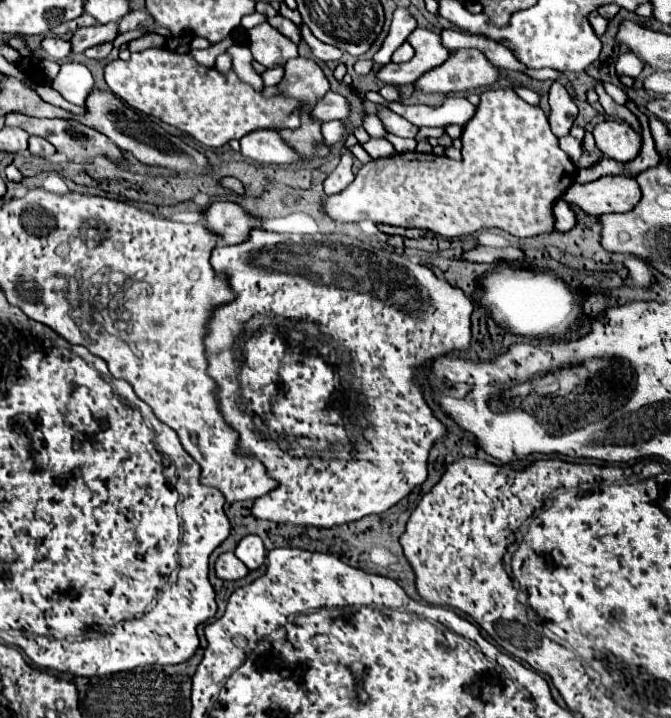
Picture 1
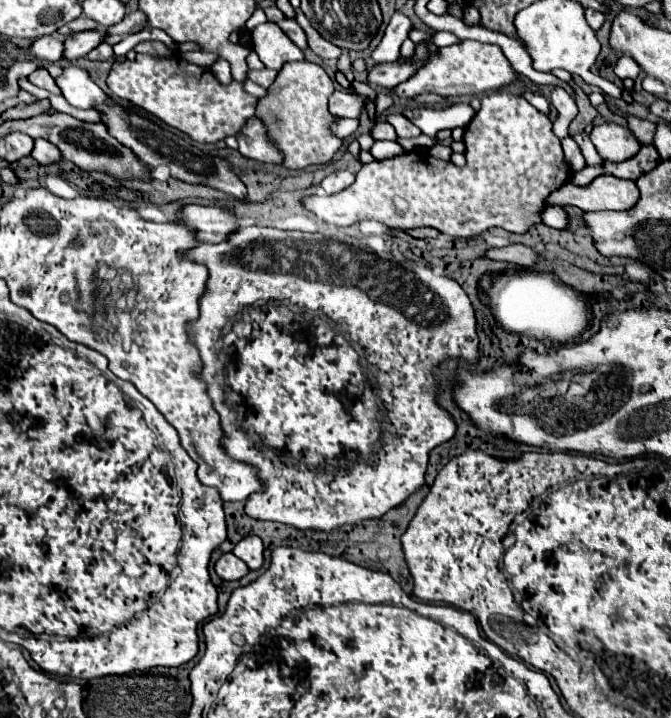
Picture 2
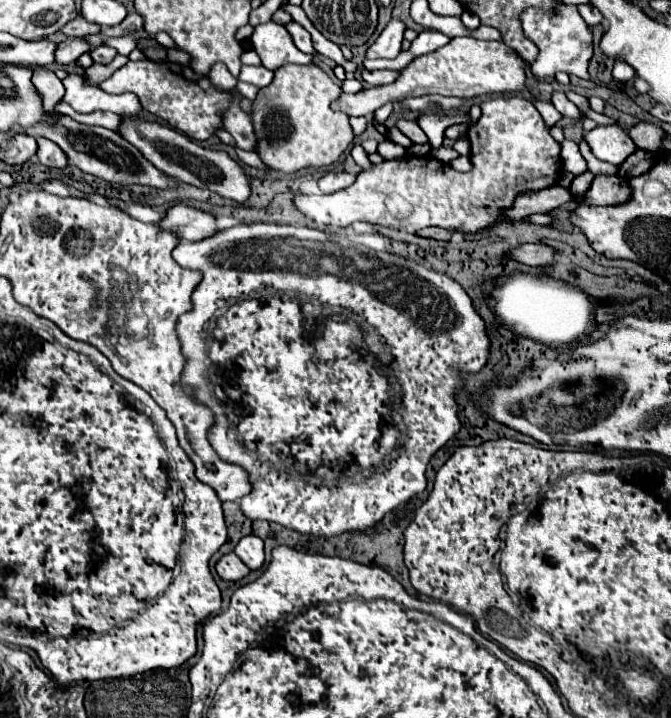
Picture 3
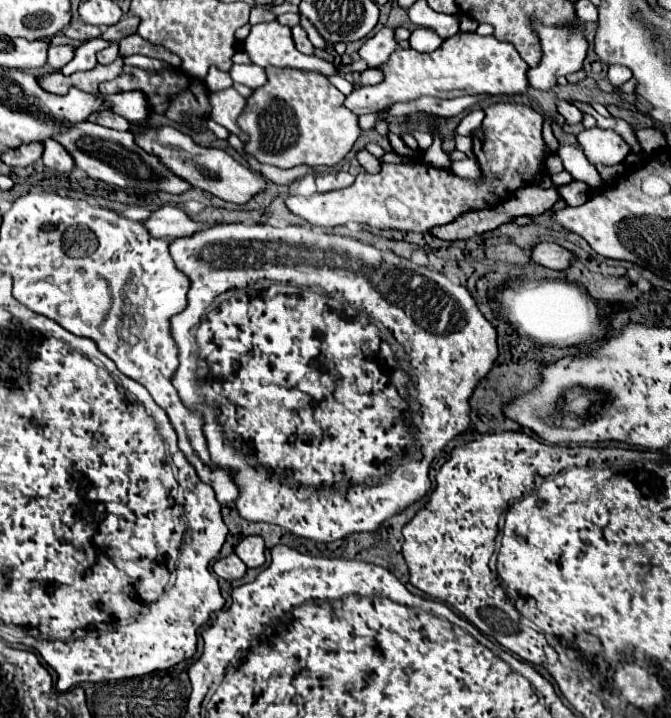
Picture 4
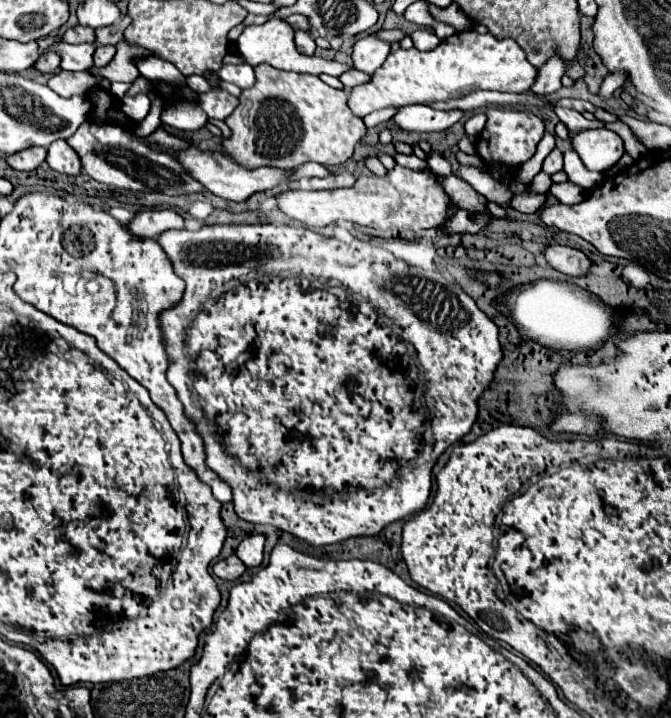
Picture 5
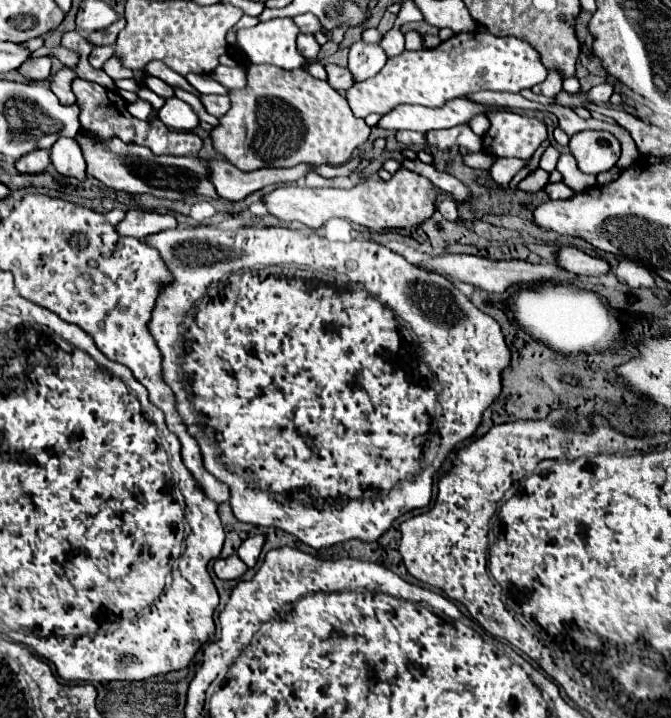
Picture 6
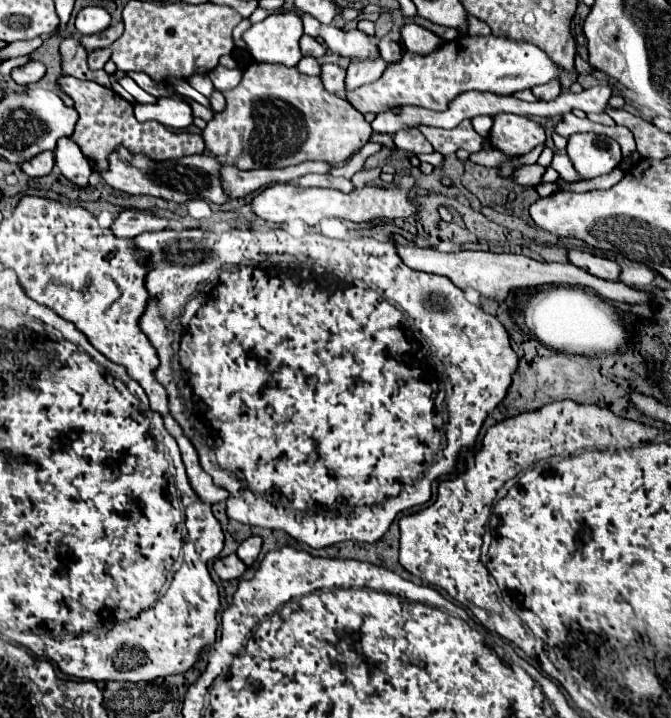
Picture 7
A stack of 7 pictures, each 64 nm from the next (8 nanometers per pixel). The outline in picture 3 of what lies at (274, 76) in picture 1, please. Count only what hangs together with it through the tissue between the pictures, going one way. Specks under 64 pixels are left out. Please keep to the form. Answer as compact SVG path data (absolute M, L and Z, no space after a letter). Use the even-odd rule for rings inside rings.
M244 66L240 72L240 80L256 84L260 88L268 86L272 82L272 78L274 78L274 72L264 68L264 66Z

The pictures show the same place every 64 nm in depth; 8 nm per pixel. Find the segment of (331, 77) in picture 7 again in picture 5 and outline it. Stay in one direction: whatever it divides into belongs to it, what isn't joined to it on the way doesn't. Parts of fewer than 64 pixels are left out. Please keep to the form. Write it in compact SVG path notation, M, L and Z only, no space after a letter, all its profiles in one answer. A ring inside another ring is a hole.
M350 70L350 72L342 74L340 80L344 82L346 90L350 90L350 88L354 88L354 86L358 86L358 84L366 84L366 82L370 82L372 76L366 74L366 72L360 72L360 70Z

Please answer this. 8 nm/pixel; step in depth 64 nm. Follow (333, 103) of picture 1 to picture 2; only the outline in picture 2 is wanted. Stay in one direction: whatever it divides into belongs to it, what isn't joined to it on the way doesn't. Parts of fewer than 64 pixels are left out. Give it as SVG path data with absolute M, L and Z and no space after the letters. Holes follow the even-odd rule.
M334 92L328 100L328 112L336 118L358 118L364 108L364 96L350 92Z

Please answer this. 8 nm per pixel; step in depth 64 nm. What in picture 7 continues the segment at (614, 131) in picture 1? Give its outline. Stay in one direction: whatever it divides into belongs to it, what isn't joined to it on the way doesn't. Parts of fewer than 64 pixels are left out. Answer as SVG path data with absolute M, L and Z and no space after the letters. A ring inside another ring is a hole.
M572 134L566 150L584 180L612 172L622 160L618 142L602 134Z

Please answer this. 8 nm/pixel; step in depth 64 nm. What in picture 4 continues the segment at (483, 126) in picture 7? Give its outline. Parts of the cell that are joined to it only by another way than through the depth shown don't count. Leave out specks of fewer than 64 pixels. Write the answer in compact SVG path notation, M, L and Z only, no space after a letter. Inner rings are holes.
M474 108L468 116L462 118L462 122L456 126L454 134L460 134L460 136L472 136L472 132L480 128L482 118L484 118L484 112L482 112L480 108Z

